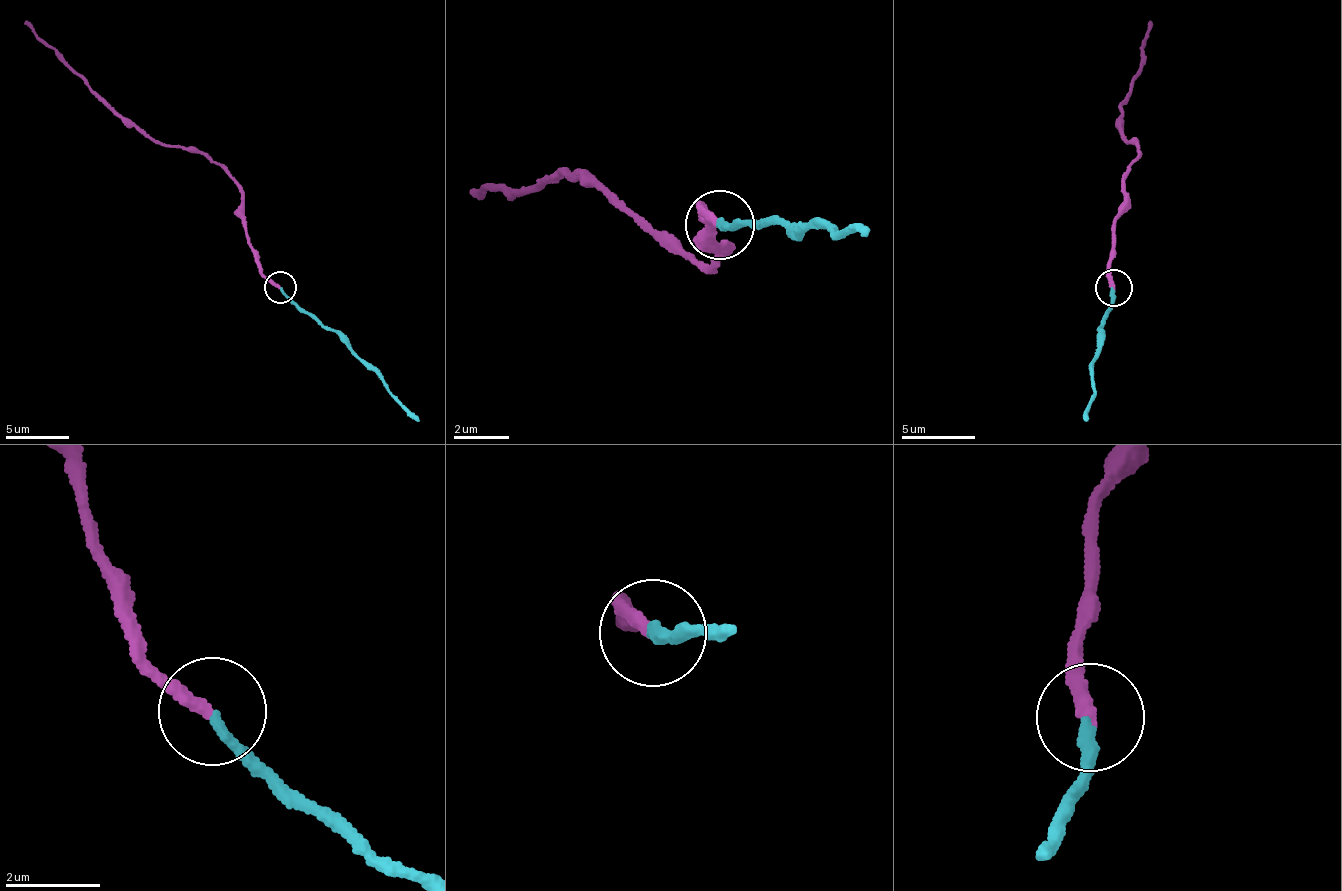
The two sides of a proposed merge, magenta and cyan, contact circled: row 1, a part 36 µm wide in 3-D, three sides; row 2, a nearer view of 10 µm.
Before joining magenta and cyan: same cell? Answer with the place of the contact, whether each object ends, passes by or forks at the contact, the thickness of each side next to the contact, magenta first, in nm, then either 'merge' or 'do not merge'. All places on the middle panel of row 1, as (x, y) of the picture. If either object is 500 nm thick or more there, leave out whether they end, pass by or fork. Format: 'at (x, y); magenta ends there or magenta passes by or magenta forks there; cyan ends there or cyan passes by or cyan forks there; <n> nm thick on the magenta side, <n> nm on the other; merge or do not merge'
at (719, 224); magenta ends there; cyan ends there; 280 nm thick on the magenta side, 240 nm on the other; do not merge

